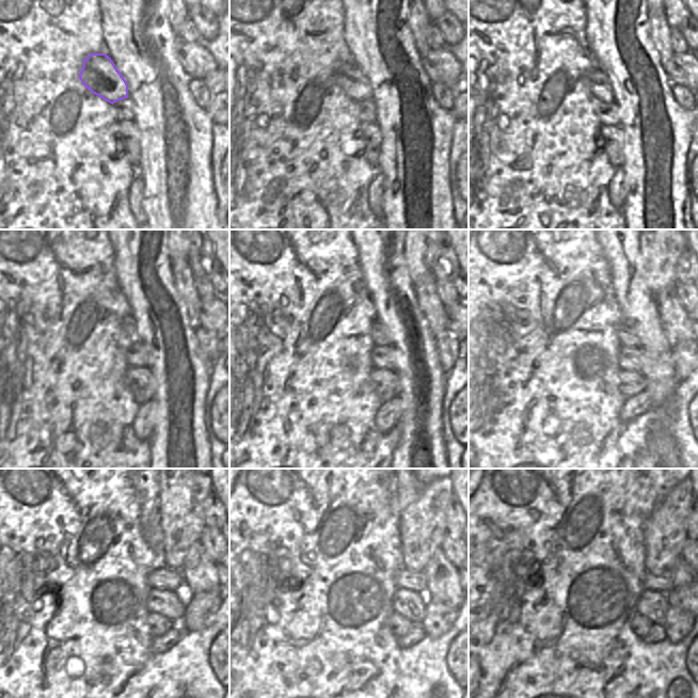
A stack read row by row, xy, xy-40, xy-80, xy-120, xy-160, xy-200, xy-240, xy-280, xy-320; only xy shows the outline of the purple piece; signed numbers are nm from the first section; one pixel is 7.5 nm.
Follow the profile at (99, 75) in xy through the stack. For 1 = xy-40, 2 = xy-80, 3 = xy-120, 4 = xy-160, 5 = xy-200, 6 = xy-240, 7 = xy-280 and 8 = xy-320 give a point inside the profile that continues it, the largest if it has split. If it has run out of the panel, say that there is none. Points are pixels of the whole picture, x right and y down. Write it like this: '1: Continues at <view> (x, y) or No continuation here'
1: Continues at xy-40 (349, 79)
2: Continues at xy-80 (599, 83)
3: Continues at xy-120 (128, 323)
4: Continues at xy-160 (378, 334)
5: Continues at xy-200 (627, 338)
6: Continues at xy-240 (162, 577)
7: Continues at xy-280 (406, 580)
8: Continues at xy-320 (663, 584)

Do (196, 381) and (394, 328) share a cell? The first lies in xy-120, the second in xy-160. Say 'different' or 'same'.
same

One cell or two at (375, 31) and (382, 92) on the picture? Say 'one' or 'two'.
one

